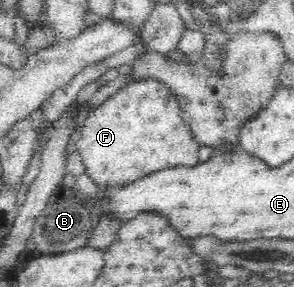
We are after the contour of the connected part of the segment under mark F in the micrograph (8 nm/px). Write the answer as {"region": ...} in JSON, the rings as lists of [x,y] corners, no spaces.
{"region":[[[150,78],[128,83],[126,87],[107,97],[84,120],[76,146],[83,159],[85,171],[95,184],[102,187],[114,185],[115,182],[134,181],[135,178],[154,173],[154,169],[198,164],[200,145],[192,140],[190,129],[182,121],[181,114],[178,96],[174,95],[166,84]]]}

